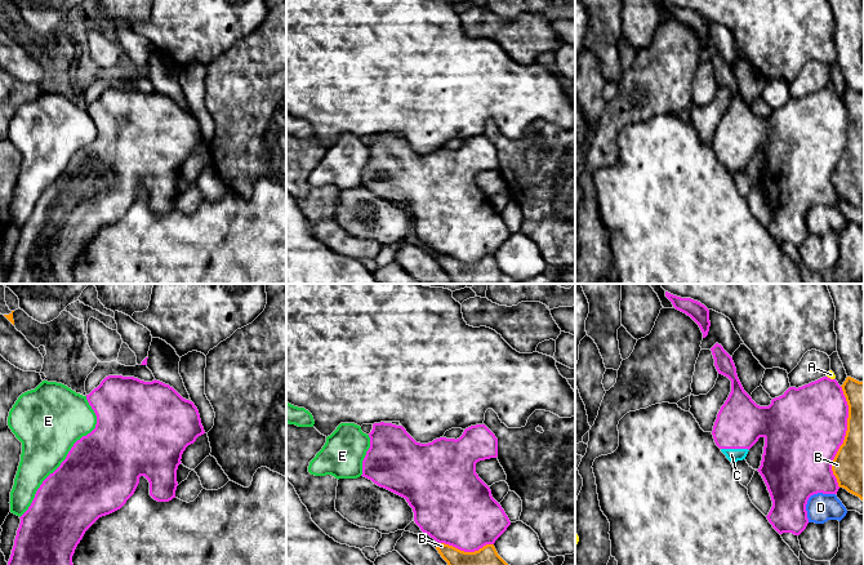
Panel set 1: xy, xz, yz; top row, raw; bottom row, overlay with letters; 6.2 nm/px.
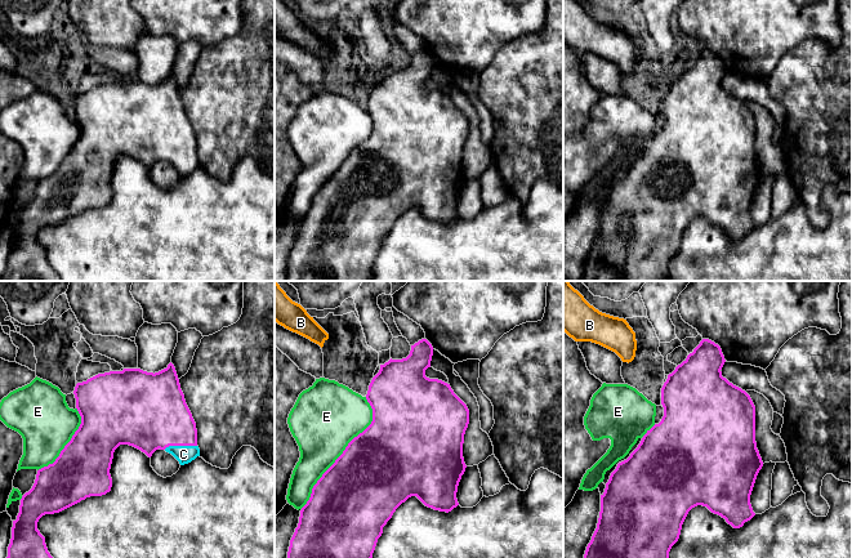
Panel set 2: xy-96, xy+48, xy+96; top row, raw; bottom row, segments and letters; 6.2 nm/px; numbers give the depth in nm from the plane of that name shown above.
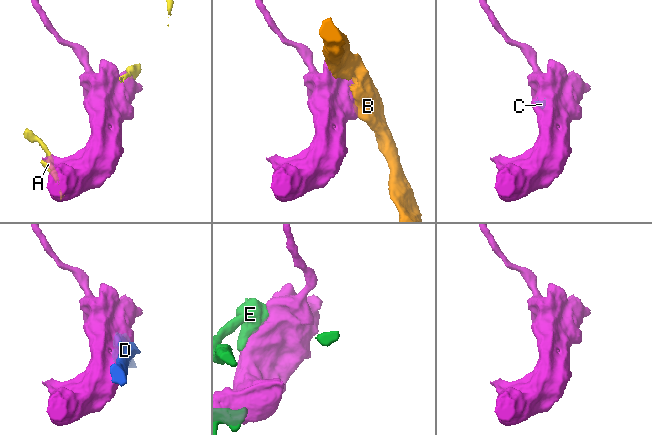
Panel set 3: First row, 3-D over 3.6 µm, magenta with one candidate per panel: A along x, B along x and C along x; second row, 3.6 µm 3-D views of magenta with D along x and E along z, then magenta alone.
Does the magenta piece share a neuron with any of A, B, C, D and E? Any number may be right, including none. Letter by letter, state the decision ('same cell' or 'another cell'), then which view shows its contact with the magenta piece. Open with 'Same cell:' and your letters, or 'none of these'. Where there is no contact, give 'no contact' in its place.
Same cell: C
A: another cell | yz
B: another cell | yz
C: same cell | yz
D: another cell | yz
E: another cell | xy

